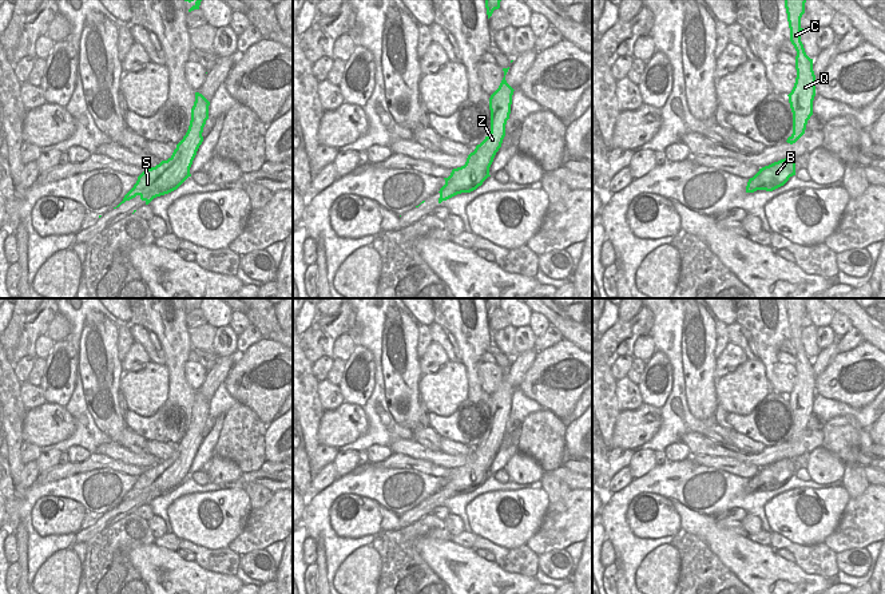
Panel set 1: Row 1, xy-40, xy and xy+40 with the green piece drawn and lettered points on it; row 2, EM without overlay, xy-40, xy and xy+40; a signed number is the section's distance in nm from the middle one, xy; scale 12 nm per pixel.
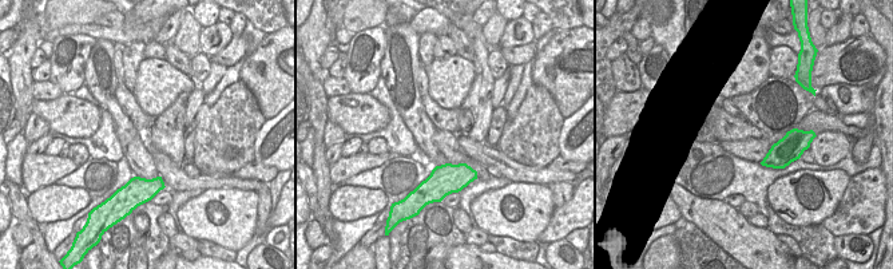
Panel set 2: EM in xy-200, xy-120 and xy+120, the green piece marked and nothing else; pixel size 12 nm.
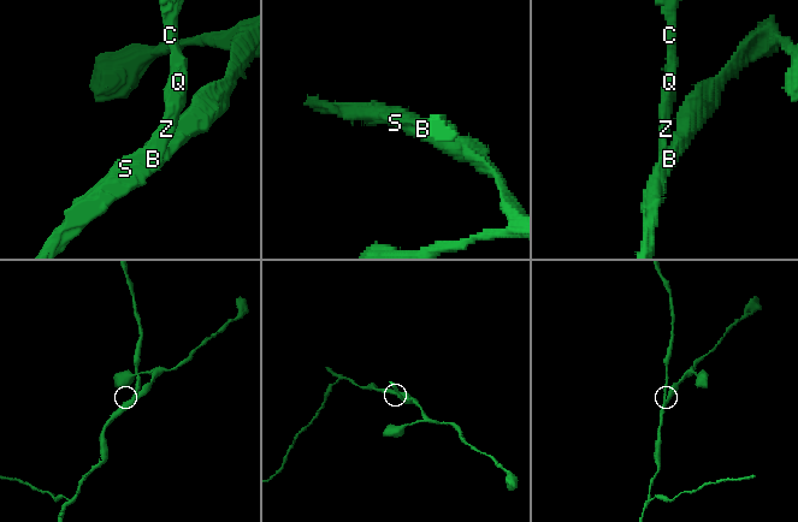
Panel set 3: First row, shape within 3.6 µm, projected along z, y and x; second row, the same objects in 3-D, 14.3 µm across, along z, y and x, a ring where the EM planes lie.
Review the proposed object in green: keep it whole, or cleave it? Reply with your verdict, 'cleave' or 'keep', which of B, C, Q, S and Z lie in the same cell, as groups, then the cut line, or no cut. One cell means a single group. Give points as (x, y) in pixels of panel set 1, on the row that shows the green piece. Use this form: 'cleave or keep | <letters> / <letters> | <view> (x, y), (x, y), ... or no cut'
cleave | B / C Q S Z | xy-40 (185, 162), (175, 173), (177, 185)

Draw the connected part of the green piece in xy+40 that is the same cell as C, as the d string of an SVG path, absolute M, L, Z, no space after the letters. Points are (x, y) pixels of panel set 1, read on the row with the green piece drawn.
M785 0L787 21L790 28L790 41L797 51L795 70L797 78L789 96L793 112L793 134L787 143L795 143L806 130L807 120L813 115L813 100L815 96L815 75L813 71L813 59L810 59L801 41L801 17L805 13L806 0Z

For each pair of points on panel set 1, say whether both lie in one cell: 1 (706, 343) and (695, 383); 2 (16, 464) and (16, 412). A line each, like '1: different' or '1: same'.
1: same
2: same

